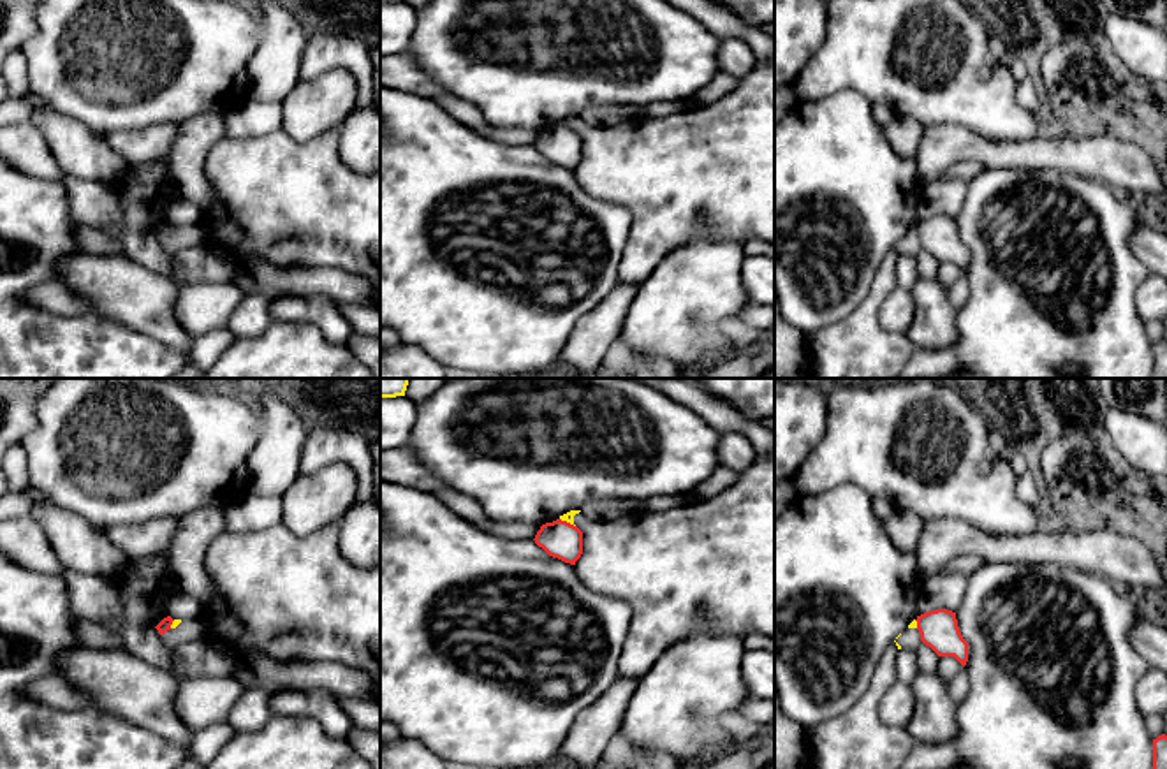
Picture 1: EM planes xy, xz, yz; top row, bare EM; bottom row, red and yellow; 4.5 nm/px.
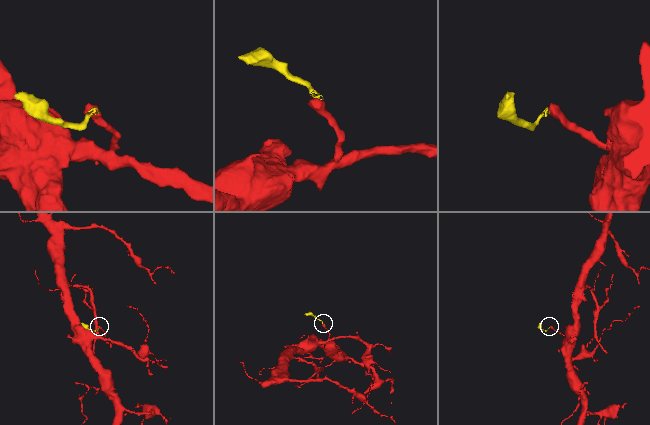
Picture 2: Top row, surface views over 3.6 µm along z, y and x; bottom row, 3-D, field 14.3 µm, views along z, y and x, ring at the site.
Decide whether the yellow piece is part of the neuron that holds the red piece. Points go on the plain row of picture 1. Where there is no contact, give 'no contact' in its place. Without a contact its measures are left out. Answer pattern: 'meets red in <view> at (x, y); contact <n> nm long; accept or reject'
meets red in xz at (565, 127); contact 80 nm long; reject

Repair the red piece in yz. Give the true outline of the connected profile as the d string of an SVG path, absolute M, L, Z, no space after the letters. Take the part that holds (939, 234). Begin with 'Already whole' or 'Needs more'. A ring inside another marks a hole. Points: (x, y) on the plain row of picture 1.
Already whole. M936 215L917 222L921 246L938 262L954 262L963 273L968 267L968 248L963 245L956 218Z

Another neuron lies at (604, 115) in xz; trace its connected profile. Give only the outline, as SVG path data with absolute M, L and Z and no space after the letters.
M602 104L586 107L581 113L581 120L584 120L591 127L607 127L618 125L625 120L639 118L641 106L635 104Z

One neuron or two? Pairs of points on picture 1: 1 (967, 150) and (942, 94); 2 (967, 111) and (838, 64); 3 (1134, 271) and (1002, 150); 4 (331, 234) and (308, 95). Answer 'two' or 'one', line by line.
1: two
2: one
3: two
4: two

